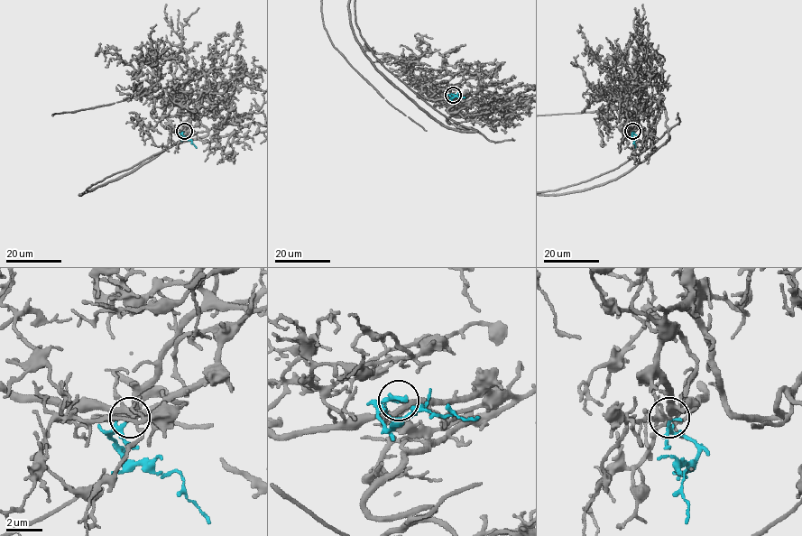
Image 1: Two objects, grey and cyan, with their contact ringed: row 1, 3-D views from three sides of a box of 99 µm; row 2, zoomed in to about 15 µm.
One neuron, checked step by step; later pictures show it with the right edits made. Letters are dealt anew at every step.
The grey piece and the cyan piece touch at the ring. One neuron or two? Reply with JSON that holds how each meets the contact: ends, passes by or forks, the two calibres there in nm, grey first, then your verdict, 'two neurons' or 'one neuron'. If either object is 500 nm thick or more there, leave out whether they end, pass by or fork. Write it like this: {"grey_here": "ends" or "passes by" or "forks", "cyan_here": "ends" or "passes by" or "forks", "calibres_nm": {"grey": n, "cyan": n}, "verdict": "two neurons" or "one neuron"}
{"grey_here": "passes by", "cyan_here": "forks", "calibres_nm": {"grey": 280, "cyan": 120}, "verdict": "one neuron"}

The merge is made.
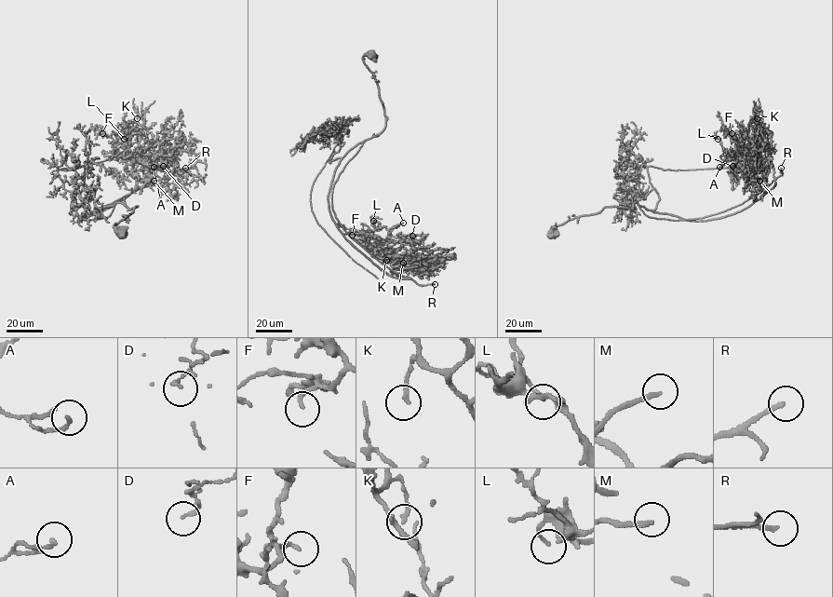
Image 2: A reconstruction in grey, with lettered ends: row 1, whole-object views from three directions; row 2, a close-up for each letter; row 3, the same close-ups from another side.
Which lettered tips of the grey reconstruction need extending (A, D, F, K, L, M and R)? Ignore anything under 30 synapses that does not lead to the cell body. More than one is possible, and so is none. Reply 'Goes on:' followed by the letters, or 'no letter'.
Goes on: M, R

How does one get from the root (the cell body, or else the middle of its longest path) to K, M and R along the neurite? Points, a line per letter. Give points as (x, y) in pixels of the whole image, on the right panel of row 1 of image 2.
K: (552, 233), (608, 207), (678, 221), (739, 205), (774, 179), (749, 157), (757, 118)
M: (552, 233), (574, 218), (636, 202), (651, 217), (703, 218), (762, 190), (774, 179), (771, 163), (759, 181)
R: (552, 233), (574, 218), (636, 202), (651, 217), (703, 218), (760, 192), (781, 168)

